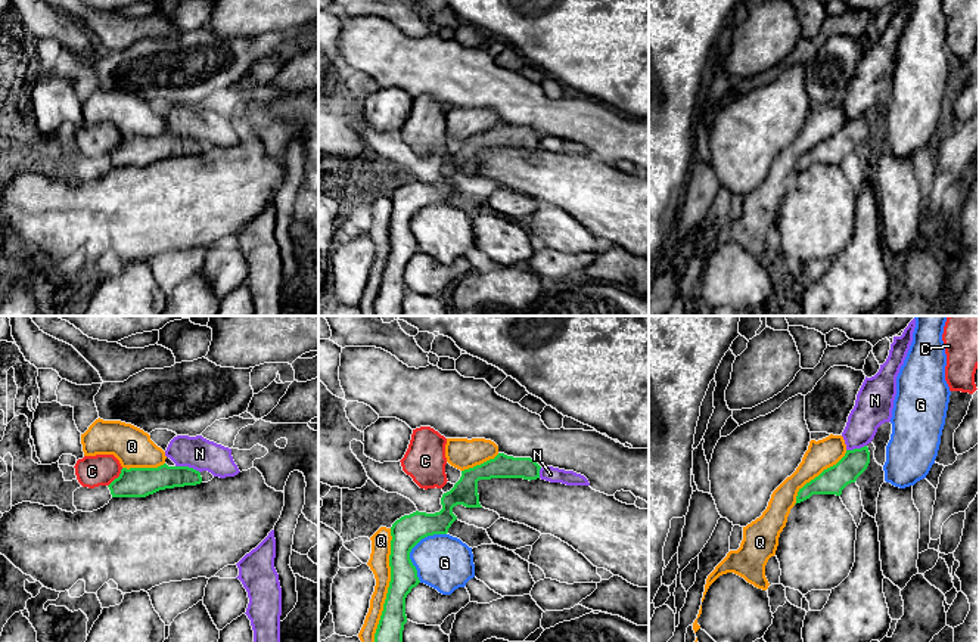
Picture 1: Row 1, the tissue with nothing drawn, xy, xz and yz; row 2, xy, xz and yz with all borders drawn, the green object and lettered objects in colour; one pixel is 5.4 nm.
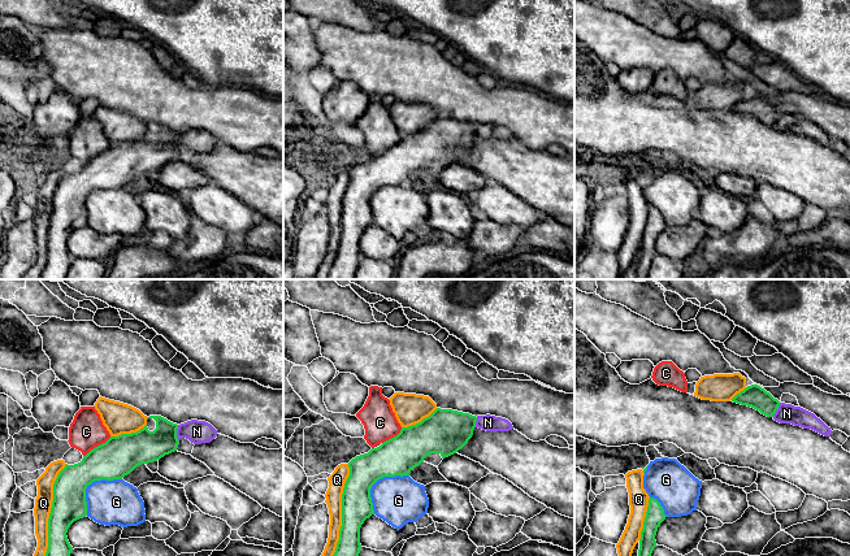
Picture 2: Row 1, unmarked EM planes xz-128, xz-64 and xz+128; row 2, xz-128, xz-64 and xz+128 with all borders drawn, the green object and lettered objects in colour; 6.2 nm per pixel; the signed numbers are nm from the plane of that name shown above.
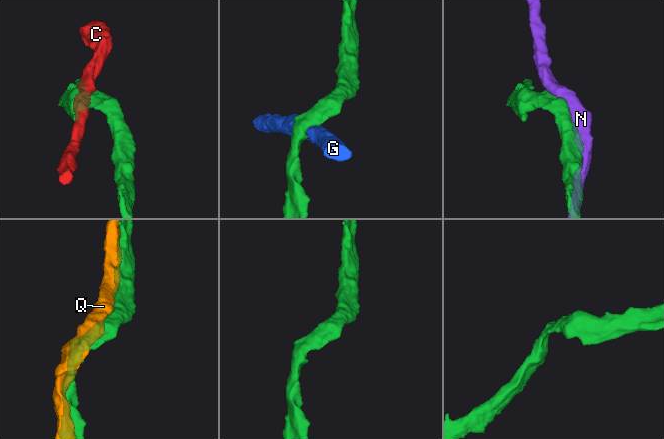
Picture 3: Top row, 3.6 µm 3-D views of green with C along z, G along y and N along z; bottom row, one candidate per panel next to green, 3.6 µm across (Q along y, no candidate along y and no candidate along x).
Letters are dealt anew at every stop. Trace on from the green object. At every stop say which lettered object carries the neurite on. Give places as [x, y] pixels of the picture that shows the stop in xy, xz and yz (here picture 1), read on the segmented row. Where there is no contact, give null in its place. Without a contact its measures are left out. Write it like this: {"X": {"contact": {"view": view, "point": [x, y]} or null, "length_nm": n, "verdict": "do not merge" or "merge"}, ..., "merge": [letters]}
{"C": {"contact": {"view": "xy", "point": [118, 477]}, "length_nm": 130, "verdict": "do not merge"}, "G": {"contact": {"view": "xz", "point": [412, 548]}, "length_nm": 300, "verdict": "do not merge"}, "N": {"contact": {"view": "xy", "point": [187, 467]}, "length_nm": 140, "verdict": "do not merge"}, "Q": {"contact": {"view": "xz", "point": [389, 585]}, "length_nm": 600, "verdict": "do not merge"}, "merge": []}

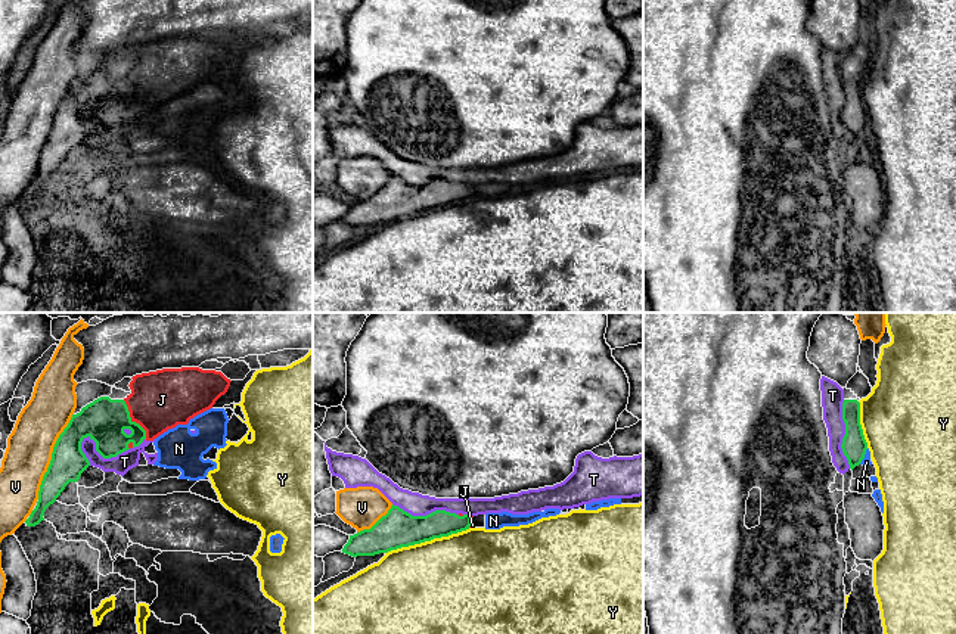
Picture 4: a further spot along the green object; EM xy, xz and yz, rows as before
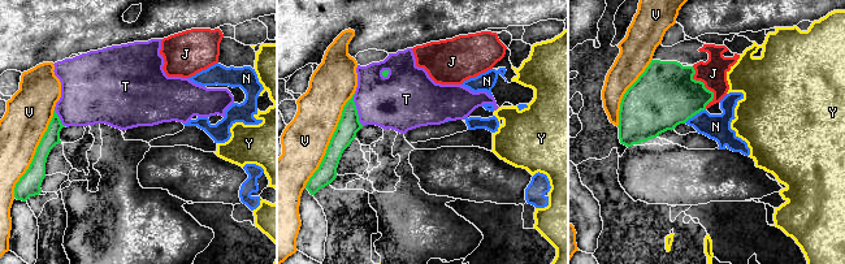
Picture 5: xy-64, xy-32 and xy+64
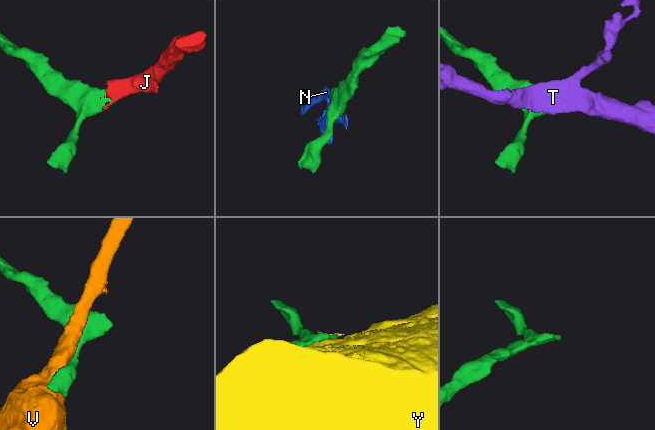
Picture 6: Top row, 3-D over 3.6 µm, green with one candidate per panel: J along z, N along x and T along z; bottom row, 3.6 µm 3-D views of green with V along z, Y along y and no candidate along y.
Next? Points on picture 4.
{"J": {"contact": {"view": "xy", "point": [133, 422]}, "length_nm": 260, "verdict": "merge"}, "N": {"contact": {"view": "yz", "point": [863, 456]}, "length_nm": 100, "verdict": "do not merge"}, "T": {"contact": {"view": "xy", "point": [102, 456]}, "length_nm": 280, "verdict": "do not merge"}, "V": {"contact": {"view": "xy", "point": [52, 456]}, "length_nm": 500, "verdict": "do not merge"}, "Y": {"contact": {"view": "xz", "point": [427, 540]}, "length_nm": 480, "verdict": "do not merge"}, "merge": ["J"]}

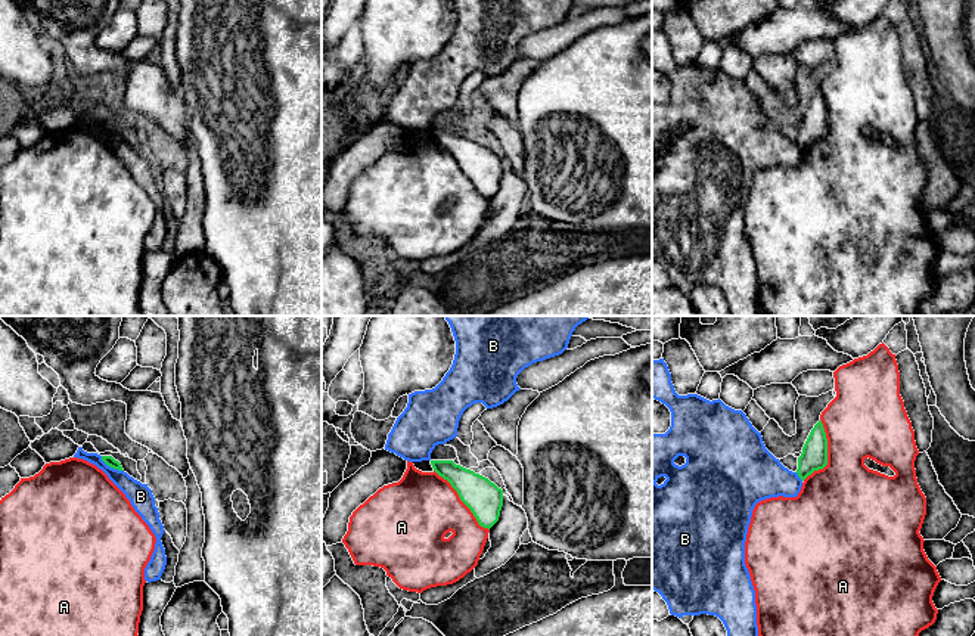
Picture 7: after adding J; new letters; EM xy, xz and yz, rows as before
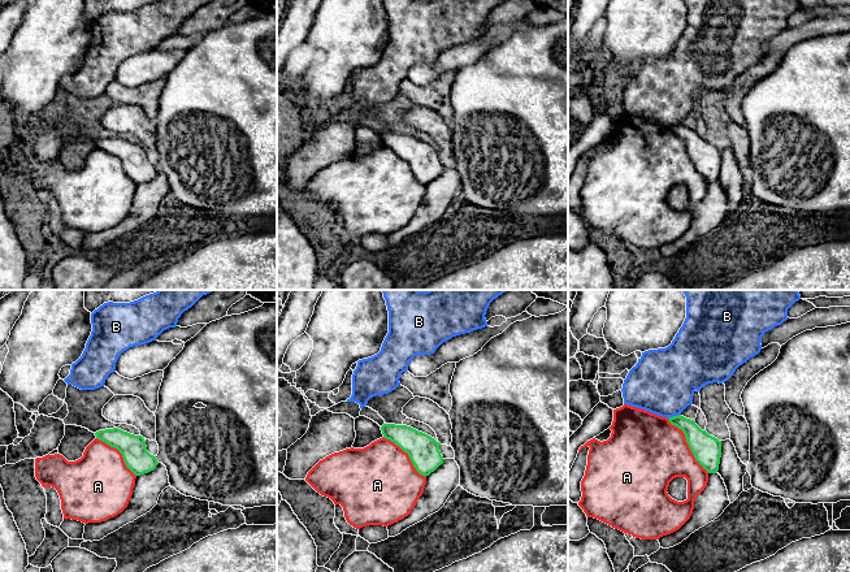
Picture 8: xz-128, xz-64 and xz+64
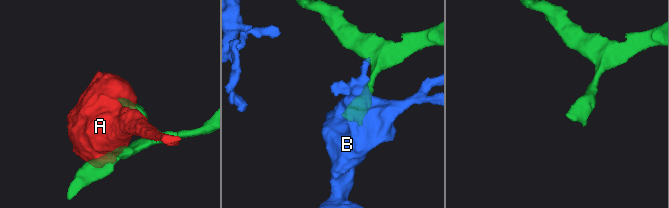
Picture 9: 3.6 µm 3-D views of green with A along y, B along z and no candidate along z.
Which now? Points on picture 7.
{"A": {"contact": {"view": "yz", "point": [826, 453]}, "length_nm": 340, "verdict": "do not merge"}, "B": {"contact": {"view": "xy", "point": [111, 467]}, "length_nm": 150, "verdict": "do not merge"}, "merge": []}

